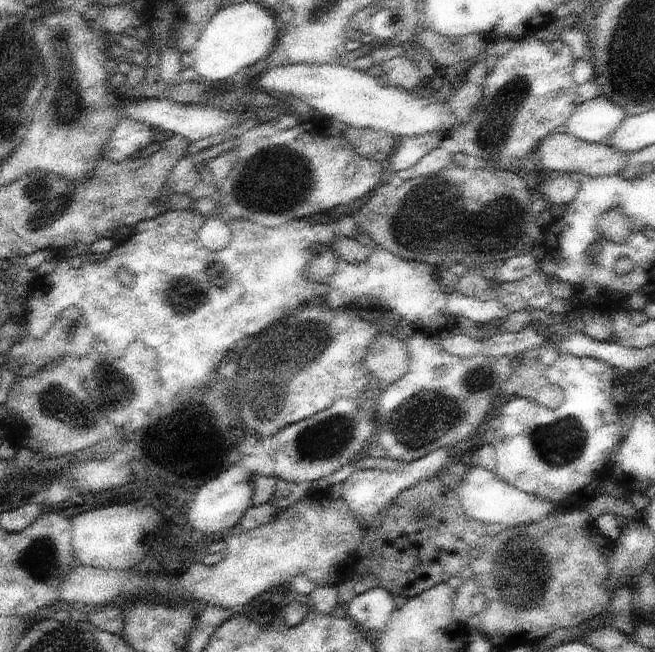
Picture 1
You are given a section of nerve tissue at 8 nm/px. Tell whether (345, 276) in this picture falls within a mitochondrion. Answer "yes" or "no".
no

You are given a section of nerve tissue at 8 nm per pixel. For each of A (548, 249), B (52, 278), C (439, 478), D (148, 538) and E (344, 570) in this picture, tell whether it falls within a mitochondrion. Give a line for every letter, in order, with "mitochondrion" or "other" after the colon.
A: other
B: other
C: other
D: other
E: other

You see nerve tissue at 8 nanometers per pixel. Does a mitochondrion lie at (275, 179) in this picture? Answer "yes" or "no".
yes

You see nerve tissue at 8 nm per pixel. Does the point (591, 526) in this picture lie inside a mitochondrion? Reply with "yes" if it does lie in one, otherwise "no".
no

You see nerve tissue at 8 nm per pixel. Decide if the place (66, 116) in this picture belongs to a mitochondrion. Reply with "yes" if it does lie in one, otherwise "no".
yes

